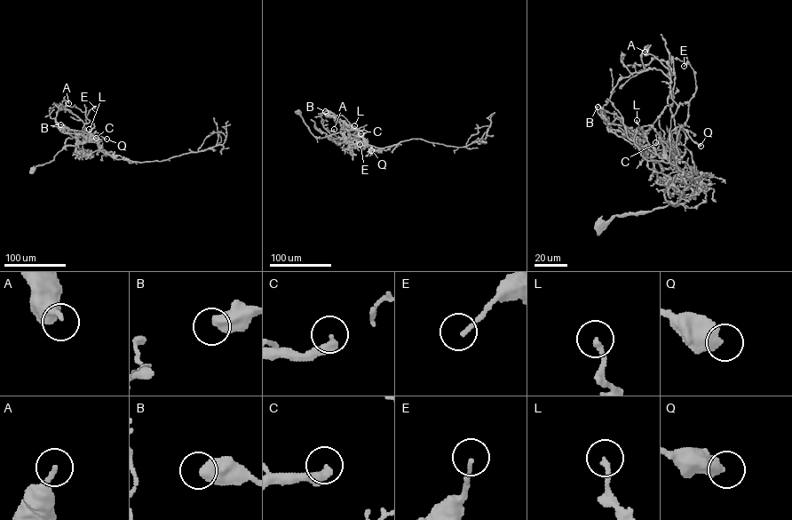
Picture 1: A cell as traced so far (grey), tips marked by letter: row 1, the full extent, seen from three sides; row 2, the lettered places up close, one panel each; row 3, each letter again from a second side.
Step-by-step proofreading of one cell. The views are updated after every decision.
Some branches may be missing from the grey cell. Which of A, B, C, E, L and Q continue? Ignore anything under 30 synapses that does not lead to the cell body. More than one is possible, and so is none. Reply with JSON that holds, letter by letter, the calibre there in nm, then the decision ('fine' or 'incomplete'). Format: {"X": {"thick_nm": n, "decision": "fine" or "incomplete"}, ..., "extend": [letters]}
{"A": {"thick_nm": 160, "decision": "fine"}, "B": {"thick_nm": 550, "decision": "fine"}, "C": {"thick_nm": 340, "decision": "fine"}, "E": {"thick_nm": 120, "decision": "fine"}, "L": {"thick_nm": 190, "decision": "fine"}, "Q": {"thick_nm": 550, "decision": "fine"}, "extend": []}

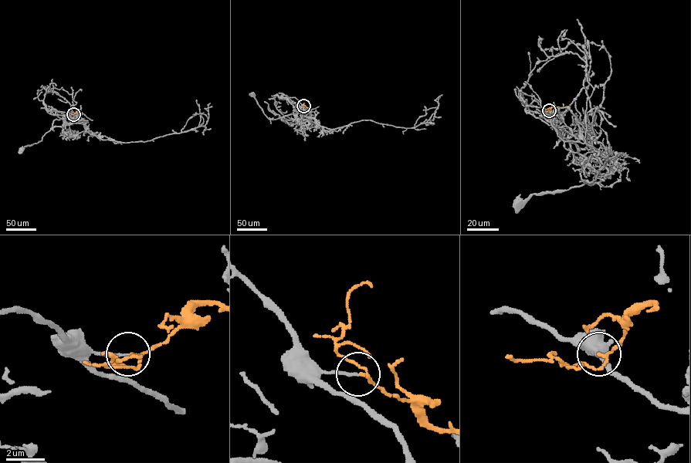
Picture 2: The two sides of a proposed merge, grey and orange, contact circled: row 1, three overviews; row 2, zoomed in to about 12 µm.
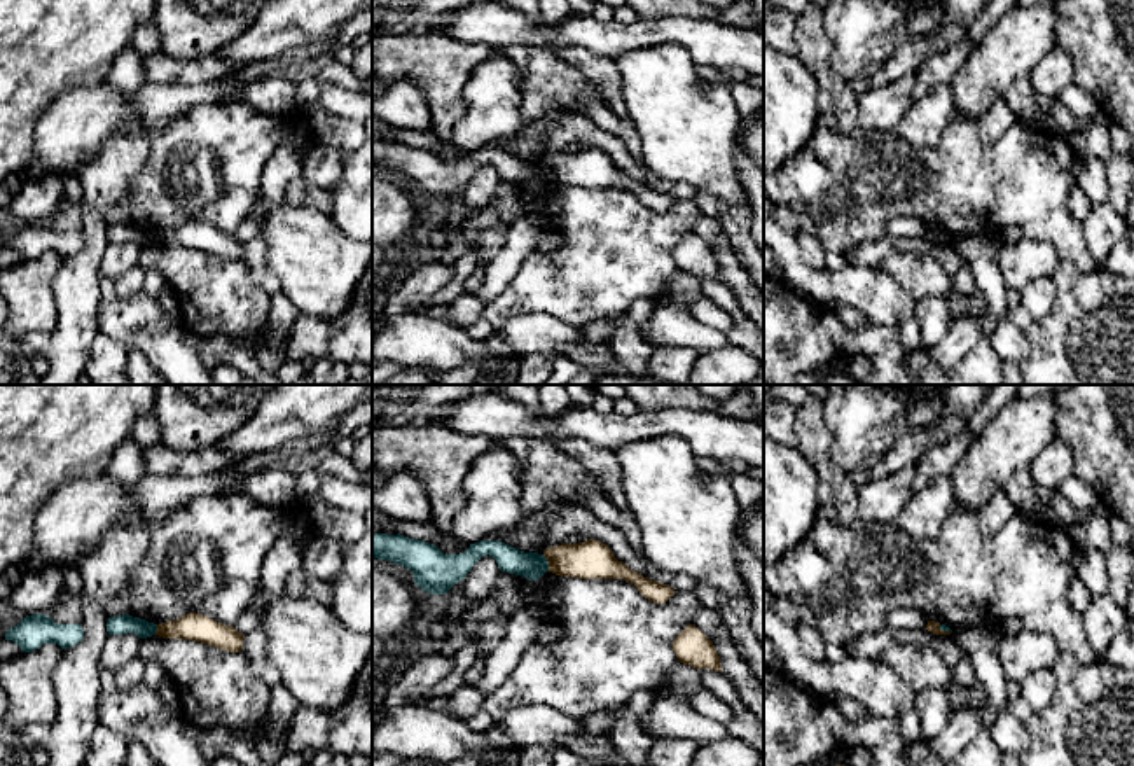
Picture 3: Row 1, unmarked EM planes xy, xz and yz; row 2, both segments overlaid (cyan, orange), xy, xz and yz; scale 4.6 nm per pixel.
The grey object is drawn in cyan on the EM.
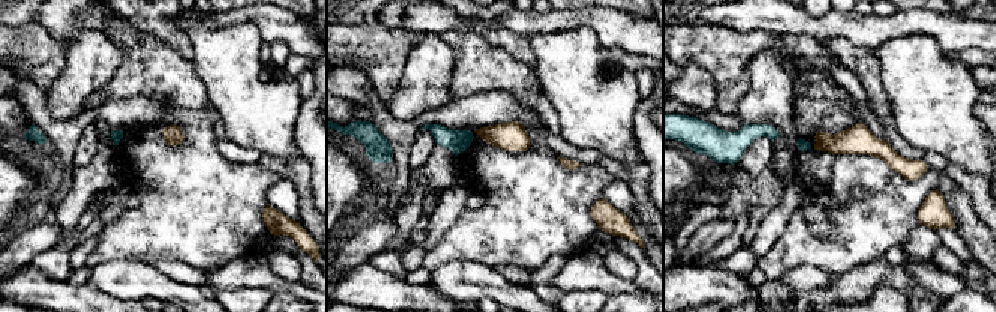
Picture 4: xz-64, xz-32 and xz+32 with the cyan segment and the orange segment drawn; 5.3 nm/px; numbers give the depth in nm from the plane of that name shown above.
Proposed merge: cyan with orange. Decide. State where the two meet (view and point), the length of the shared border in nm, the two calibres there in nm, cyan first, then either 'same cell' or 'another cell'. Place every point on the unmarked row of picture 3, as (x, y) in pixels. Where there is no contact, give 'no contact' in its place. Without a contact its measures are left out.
meets cyan in xz at (547, 172); contact 90 nm long; 130 nm thick on the cyan side, 180 nm on the other; another cell

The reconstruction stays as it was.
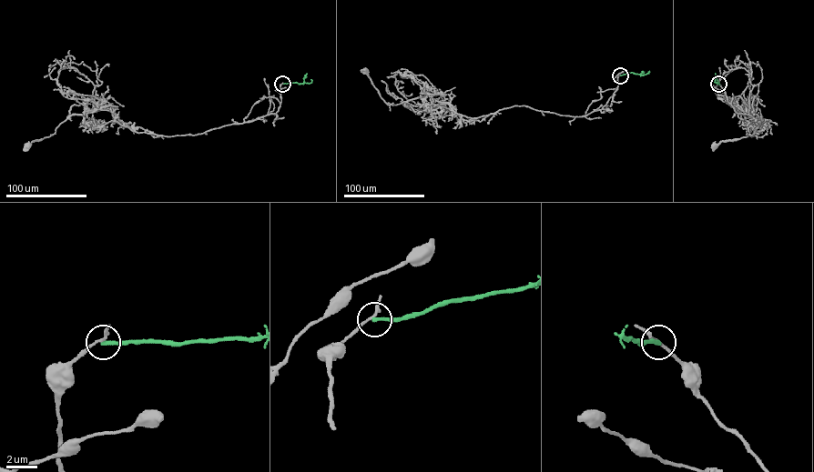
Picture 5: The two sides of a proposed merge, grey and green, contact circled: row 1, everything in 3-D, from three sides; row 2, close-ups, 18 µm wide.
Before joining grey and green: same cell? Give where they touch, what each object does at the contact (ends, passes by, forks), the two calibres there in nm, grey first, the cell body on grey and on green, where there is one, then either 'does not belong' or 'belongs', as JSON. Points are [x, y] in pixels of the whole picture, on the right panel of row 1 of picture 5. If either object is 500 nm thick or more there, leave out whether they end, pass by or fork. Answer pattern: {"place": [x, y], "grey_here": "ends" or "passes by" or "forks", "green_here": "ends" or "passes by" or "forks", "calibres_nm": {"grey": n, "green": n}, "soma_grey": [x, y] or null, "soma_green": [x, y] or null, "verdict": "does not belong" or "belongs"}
{"place": [718, 84], "grey_here": "passes by", "green_here": "ends", "calibres_nm": {"grey": 170, "green": 240}, "soma_grey": [714, 145], "soma_green": null, "verdict": "does not belong"}

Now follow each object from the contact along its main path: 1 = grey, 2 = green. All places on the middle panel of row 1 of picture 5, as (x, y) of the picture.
1: (620, 75), (606, 104), (585, 115), (513, 105), (473, 118), (428, 96), (388, 105), (365, 72)
2: (620, 75), (632, 72), (643, 75), (648, 71)

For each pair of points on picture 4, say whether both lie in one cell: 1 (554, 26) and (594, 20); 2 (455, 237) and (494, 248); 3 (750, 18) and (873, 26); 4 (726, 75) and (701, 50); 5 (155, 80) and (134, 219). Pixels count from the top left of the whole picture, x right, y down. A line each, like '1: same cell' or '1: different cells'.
1: same cell
2: same cell
3: same cell
4: same cell
5: same cell

